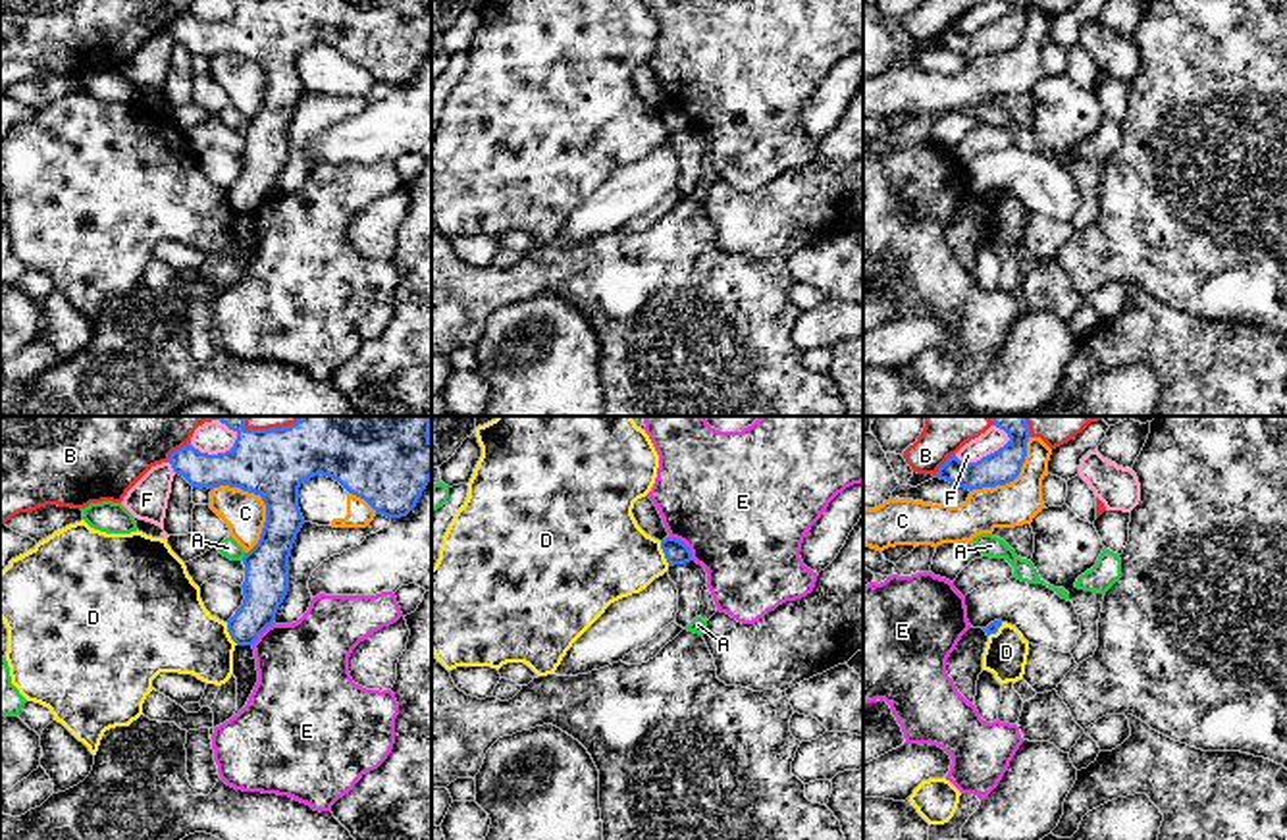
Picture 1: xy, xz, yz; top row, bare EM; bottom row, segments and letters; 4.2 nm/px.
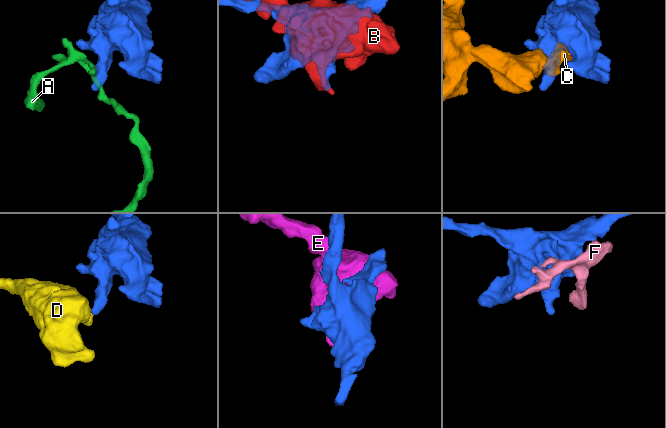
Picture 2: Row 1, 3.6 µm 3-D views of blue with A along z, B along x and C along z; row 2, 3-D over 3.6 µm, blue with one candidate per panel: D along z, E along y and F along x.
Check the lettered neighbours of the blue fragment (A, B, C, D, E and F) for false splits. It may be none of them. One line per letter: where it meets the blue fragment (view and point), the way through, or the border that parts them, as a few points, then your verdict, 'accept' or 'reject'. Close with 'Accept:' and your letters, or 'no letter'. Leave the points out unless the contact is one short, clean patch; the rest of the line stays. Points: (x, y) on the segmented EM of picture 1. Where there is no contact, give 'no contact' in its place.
A: xy (243, 557) | along xy (245, 553), (241, 559) | reject
B: xy (178, 449) | reject
C: xy (264, 503) | reject
D: xz (665, 553) | along xz (659, 542), (669, 565) | reject
E: xz (684, 544) | reject
F: yz (983, 457) | along yz (1010, 438), (975, 461), (962, 463), (954, 455) | reject
Accept: no letter

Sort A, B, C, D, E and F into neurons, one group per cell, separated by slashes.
A / B / C / D / E / F

